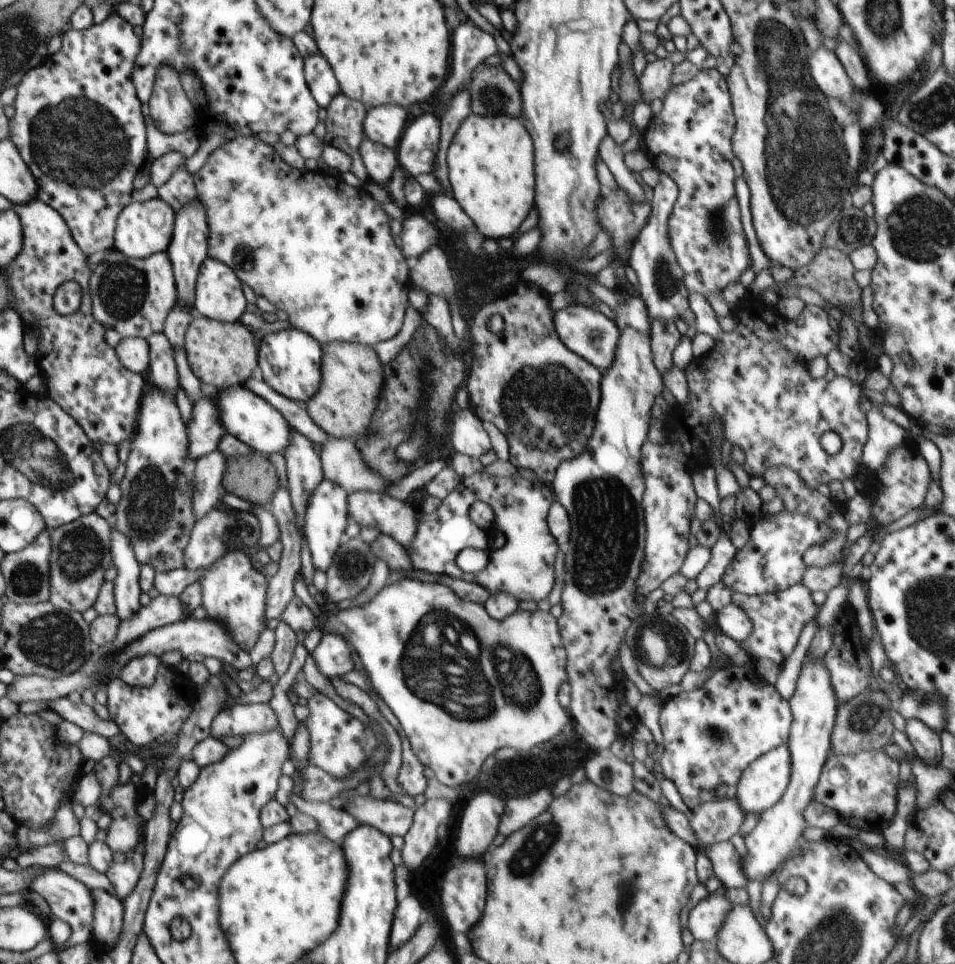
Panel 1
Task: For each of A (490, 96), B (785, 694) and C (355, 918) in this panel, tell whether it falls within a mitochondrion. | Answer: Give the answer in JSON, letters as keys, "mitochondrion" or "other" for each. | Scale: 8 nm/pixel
{"A":"mitochondrion","B":"other","C":"other"}

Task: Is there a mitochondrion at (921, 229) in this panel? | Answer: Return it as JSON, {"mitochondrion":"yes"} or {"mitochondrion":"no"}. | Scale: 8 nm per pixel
{"mitochondrion":"yes"}

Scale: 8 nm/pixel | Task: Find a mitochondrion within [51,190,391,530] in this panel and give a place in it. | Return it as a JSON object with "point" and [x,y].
{"point":[123,288]}

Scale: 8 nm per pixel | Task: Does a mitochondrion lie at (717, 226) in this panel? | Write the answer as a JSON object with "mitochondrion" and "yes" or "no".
{"mitochondrion":"yes"}

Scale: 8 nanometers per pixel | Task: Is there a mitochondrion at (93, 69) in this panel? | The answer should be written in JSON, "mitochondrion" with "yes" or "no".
{"mitochondrion":"no"}

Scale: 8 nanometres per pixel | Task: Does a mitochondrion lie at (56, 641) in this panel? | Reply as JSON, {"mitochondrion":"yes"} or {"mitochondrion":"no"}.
{"mitochondrion":"yes"}

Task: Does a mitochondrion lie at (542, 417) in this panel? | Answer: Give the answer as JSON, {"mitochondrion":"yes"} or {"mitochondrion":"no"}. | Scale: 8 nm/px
{"mitochondrion":"yes"}

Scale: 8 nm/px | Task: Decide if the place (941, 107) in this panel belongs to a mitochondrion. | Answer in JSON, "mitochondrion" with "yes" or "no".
{"mitochondrion":"yes"}

